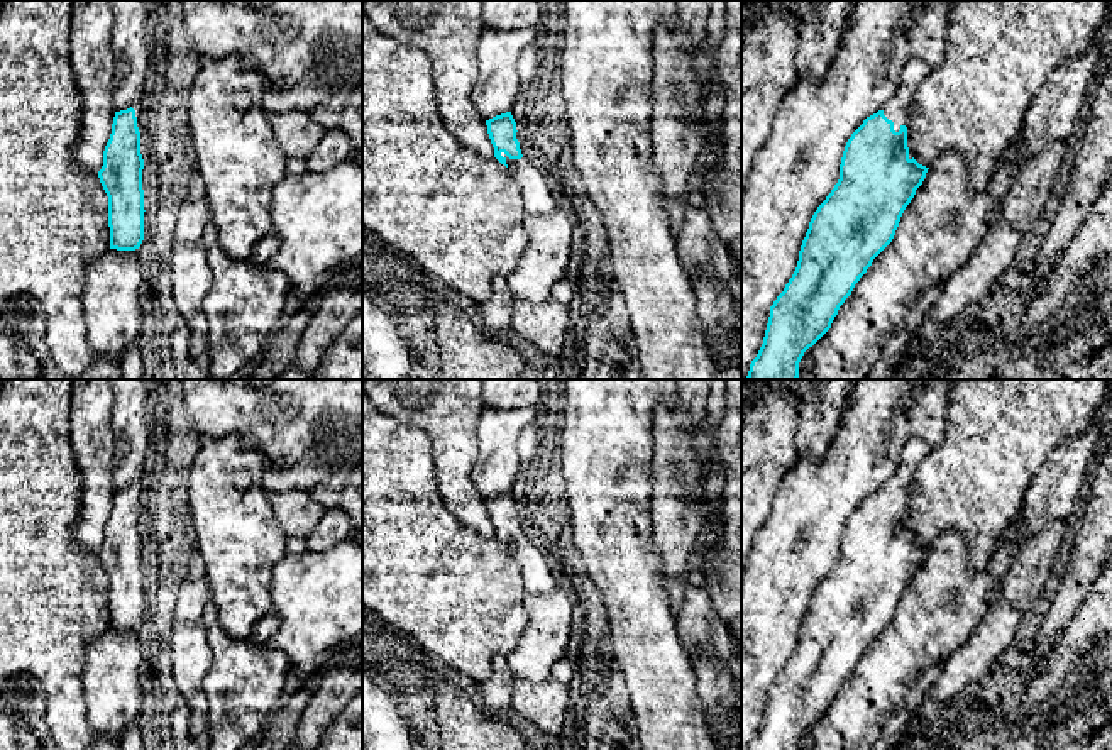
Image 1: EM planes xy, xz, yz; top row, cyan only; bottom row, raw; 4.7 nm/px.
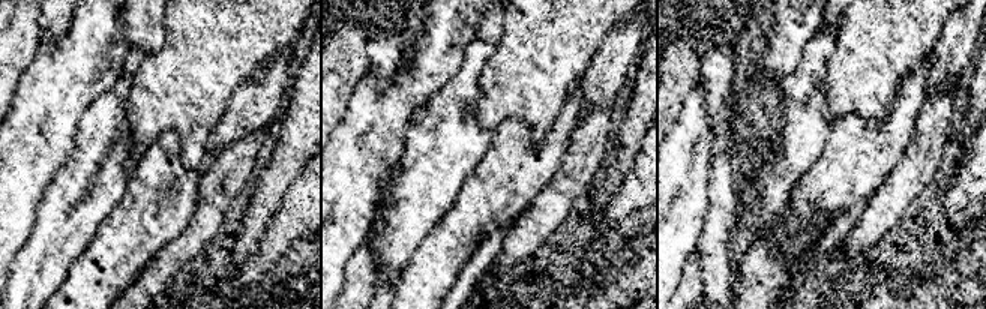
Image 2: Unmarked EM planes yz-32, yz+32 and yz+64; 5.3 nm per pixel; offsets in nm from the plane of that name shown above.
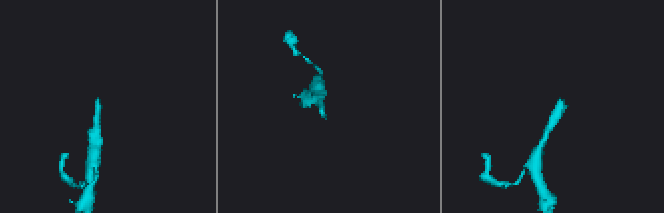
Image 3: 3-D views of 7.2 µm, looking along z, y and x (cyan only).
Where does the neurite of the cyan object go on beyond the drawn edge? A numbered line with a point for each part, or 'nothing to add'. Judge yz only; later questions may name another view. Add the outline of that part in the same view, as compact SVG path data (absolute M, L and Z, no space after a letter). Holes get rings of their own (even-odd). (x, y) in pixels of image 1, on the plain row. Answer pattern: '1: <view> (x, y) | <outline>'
1: yz (897, 488) | M911 437L906 442L894 476L882 488L884 494L894 501L895 511L899 511L902 505L909 505L914 474L933 449L934 447L929 442L917 437Z

